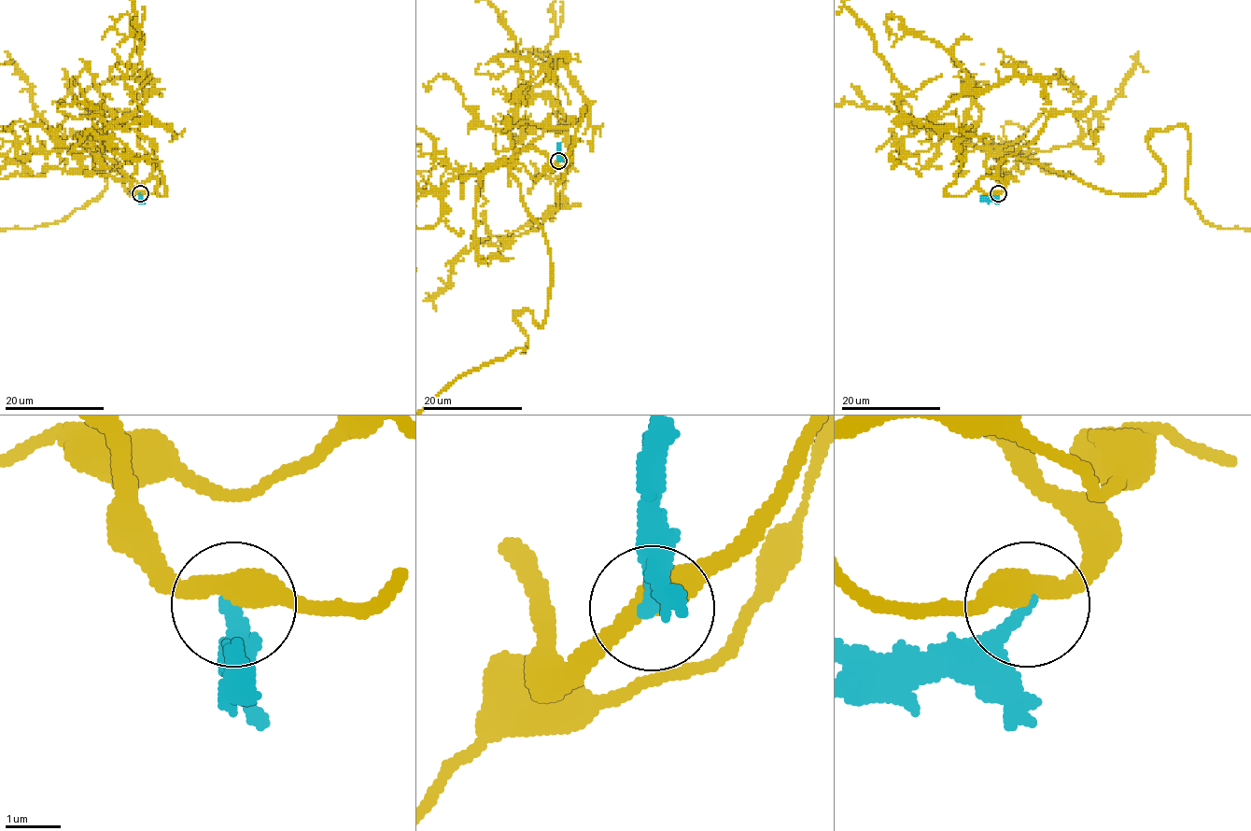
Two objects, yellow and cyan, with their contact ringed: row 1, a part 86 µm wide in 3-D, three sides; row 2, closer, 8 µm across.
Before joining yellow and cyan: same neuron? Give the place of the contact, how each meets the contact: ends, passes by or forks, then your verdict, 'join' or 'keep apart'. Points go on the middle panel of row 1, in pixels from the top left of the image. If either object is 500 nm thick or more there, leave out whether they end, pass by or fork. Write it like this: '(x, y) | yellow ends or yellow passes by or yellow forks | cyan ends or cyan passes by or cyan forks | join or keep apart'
(558, 161) | yellow passes by | cyan ends | keep apart

